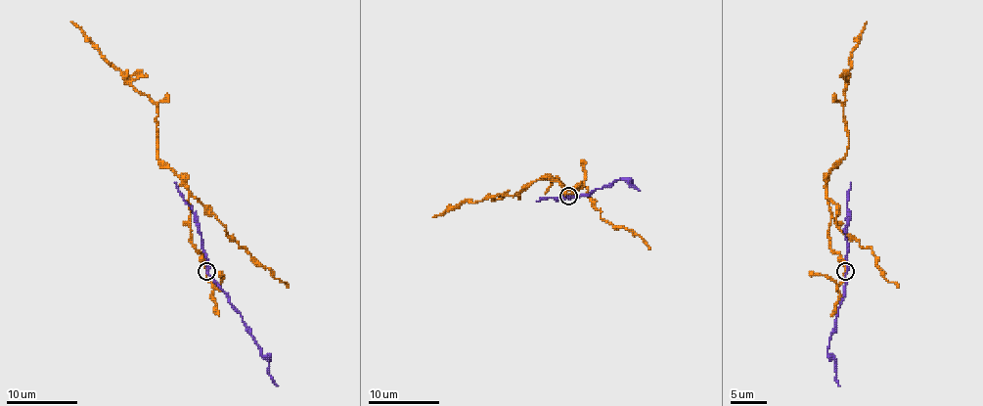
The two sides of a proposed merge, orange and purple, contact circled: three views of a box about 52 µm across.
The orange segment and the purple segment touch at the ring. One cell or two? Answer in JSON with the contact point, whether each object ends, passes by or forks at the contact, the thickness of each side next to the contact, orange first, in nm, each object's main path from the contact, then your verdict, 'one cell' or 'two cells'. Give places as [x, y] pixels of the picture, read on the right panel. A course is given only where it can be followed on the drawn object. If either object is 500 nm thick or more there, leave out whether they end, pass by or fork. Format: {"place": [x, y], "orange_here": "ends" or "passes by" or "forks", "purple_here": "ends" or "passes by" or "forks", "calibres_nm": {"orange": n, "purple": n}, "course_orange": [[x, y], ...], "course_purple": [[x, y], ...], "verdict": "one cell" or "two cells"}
{"place": [845, 271], "orange_here": "passes by", "purple_here": "passes by", "calibres_nm": {"orange": 180, "purple": 280}, "course_orange": [[845, 271], [828, 243], [827, 189], [830, 169], [845, 156], [843, 89], [867, 22]], "course_purple": [[847, 271], [836, 331], [827, 346], [827, 353], [834, 361], [839, 385]], "verdict": "two cells"}

